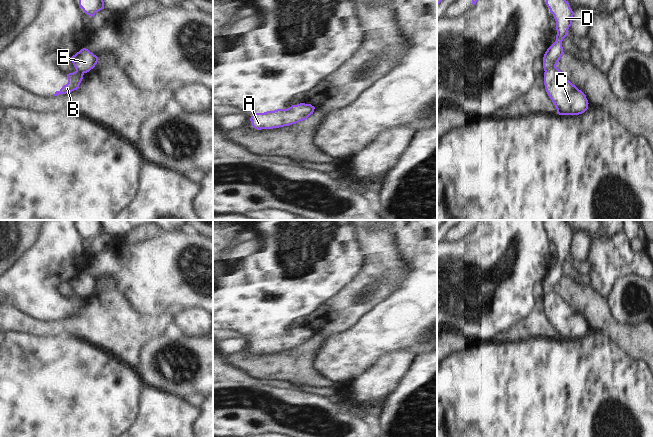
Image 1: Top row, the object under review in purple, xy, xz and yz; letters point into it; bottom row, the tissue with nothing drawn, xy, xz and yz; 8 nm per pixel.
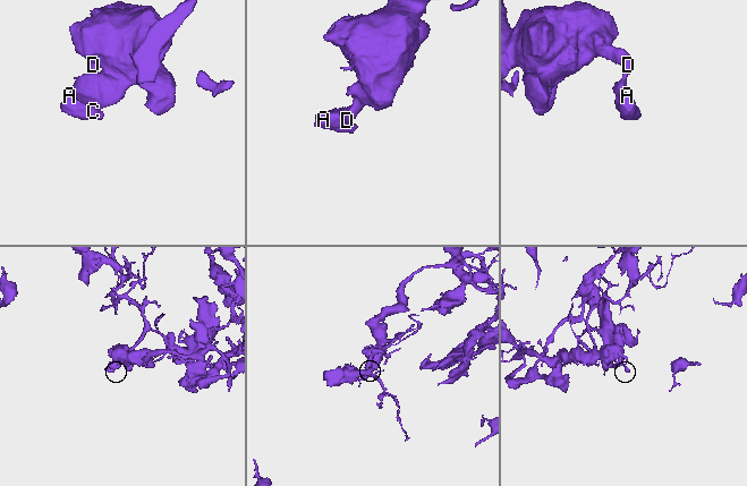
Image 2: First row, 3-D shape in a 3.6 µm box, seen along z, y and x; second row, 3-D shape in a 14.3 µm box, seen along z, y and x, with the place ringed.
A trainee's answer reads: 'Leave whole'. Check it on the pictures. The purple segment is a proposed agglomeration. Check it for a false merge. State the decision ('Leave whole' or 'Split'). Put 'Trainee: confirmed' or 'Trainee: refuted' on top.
Trainee: refuted
Split

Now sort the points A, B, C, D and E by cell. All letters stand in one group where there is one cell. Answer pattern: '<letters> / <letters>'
A B C / D E

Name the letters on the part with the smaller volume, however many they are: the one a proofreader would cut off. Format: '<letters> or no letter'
A, B, C

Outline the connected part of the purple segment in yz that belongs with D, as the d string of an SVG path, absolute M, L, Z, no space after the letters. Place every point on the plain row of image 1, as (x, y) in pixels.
M547 220L546 229L556 245L556 265L547 273L543 281L544 295L557 289L564 278L562 265L567 260L568 253L572 249L574 236L569 227L562 220Z

